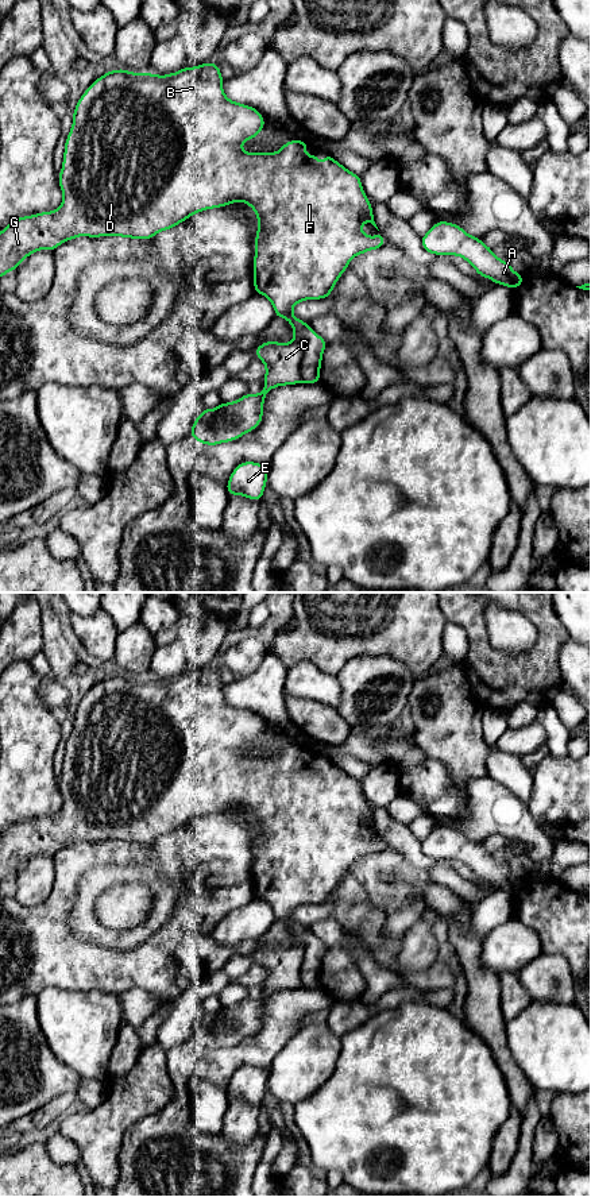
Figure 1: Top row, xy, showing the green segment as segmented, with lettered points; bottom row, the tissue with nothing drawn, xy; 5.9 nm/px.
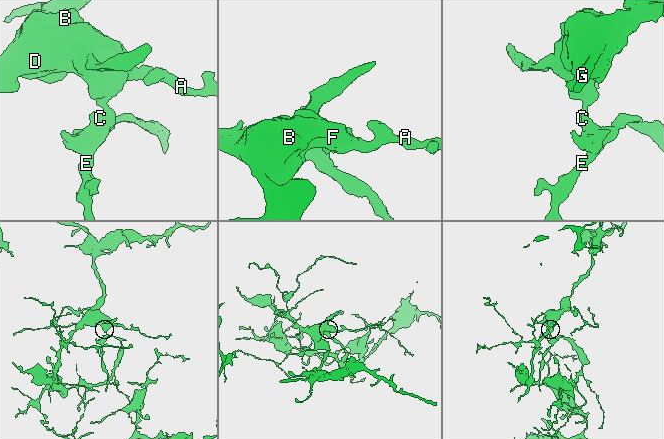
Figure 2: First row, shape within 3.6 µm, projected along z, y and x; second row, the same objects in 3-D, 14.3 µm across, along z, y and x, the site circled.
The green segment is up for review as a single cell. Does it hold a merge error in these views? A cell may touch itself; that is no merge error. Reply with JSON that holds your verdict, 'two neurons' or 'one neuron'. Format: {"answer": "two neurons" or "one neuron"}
{"answer": "two neurons"}

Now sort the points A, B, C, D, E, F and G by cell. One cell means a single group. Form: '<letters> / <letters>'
A B D F G / C E

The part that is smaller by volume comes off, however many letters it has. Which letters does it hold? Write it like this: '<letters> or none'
C, E

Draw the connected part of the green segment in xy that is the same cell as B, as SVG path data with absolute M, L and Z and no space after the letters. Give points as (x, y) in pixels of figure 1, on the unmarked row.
M205 667L194 672L185 671L184 673L166 680L132 677L125 673L117 673L107 676L104 680L93 686L80 702L73 715L72 734L65 746L63 767L58 781L59 792L63 800L62 808L51 816L40 816L31 820L18 822L0 837L0 883L11 874L16 876L19 869L35 856L47 854L54 857L54 854L62 847L82 839L88 842L121 841L143 845L152 843L157 838L171 834L198 816L242 806L250 810L258 822L255 861L252 868L255 877L255 883L252 885L254 895L264 900L273 908L277 922L285 923L290 927L294 943L302 947L301 980L304 986L320 988L322 957L328 949L305 926L293 920L293 912L301 906L322 904L329 901L339 883L348 873L348 868L360 858L383 852L386 845L381 835L378 841L367 841L362 835L363 827L371 827L378 834L374 826L371 807L368 806L362 791L362 784L359 780L335 765L328 757L325 757L325 765L320 768L317 765L318 758L309 761L305 758L308 753L308 746L305 745L289 745L277 757L244 757L242 754L242 749L258 741L263 735L264 722L258 714L229 704L223 695L223 686L219 669L212 667Z

